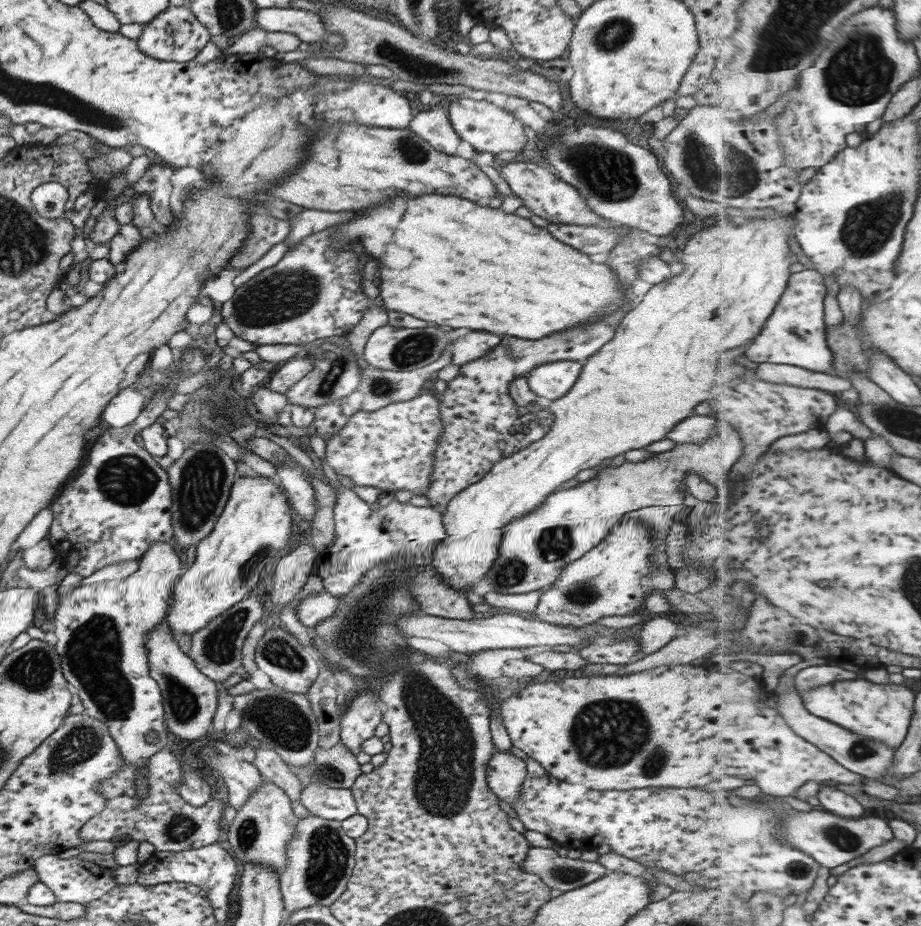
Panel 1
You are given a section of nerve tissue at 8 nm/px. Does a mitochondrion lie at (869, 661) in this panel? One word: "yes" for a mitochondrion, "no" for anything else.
no

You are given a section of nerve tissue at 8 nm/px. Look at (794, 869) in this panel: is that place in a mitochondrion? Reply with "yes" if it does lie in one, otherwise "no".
yes

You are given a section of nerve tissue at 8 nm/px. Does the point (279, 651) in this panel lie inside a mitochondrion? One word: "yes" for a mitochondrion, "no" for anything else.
yes

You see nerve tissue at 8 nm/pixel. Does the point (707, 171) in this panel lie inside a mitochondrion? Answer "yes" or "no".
yes

